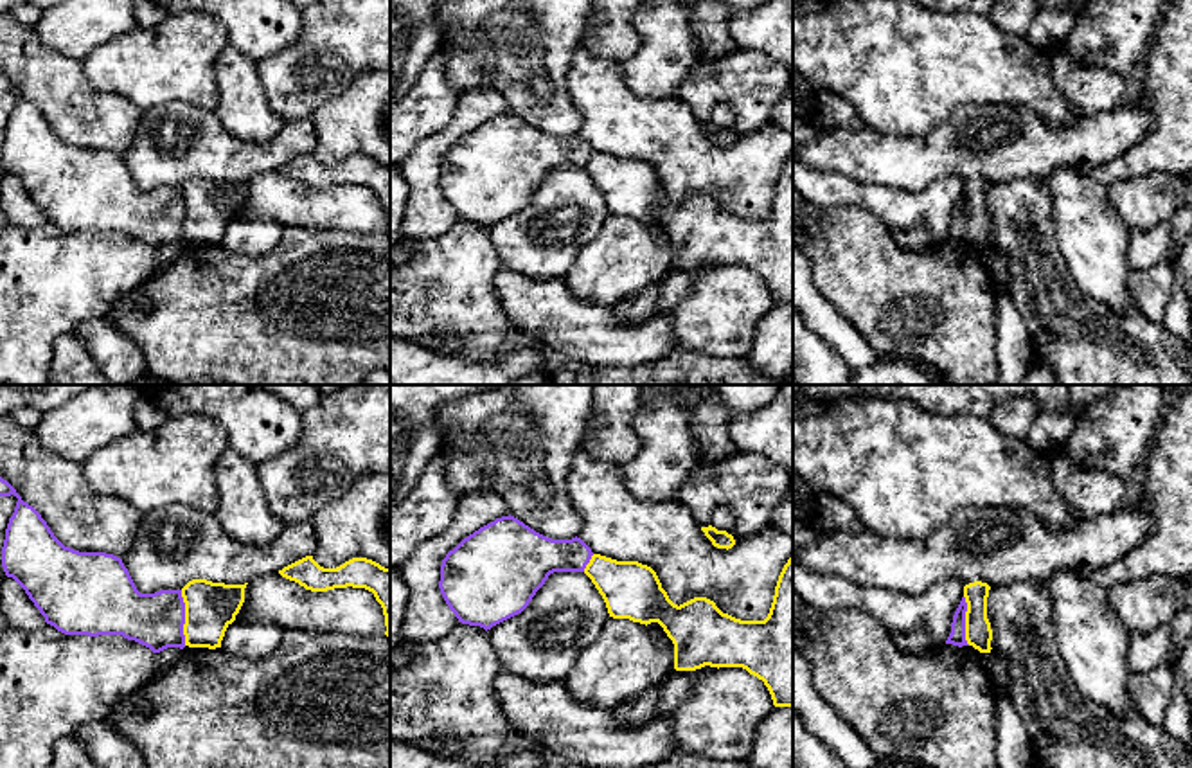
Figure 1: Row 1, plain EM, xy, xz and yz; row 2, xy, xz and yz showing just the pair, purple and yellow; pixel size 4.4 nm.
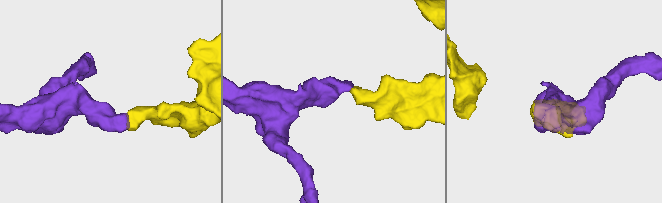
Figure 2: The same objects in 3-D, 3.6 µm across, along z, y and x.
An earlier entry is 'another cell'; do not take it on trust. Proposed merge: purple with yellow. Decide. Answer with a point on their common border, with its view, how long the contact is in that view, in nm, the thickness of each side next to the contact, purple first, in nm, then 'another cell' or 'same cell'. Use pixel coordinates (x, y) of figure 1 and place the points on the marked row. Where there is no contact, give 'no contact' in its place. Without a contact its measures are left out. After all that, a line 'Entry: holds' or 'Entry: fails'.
contact xy (184, 617); length 240 nm; calibres 240 and 220 nm; another cell
Entry: holds

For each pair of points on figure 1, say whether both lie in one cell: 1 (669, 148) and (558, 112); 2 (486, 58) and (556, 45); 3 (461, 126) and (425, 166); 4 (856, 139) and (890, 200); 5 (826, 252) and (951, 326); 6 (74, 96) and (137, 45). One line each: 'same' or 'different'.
1: different
2: same
3: same
4: different
5: same
6: different

